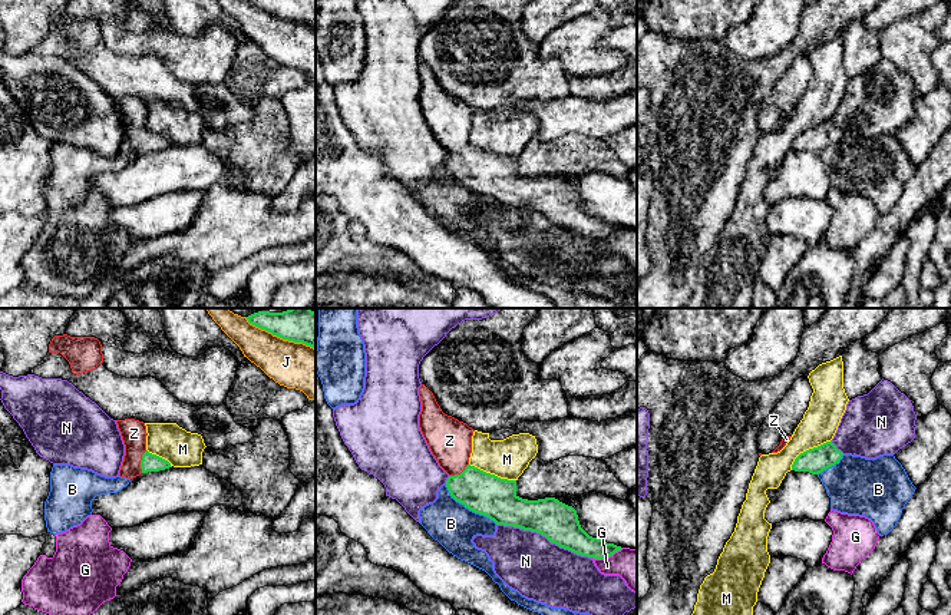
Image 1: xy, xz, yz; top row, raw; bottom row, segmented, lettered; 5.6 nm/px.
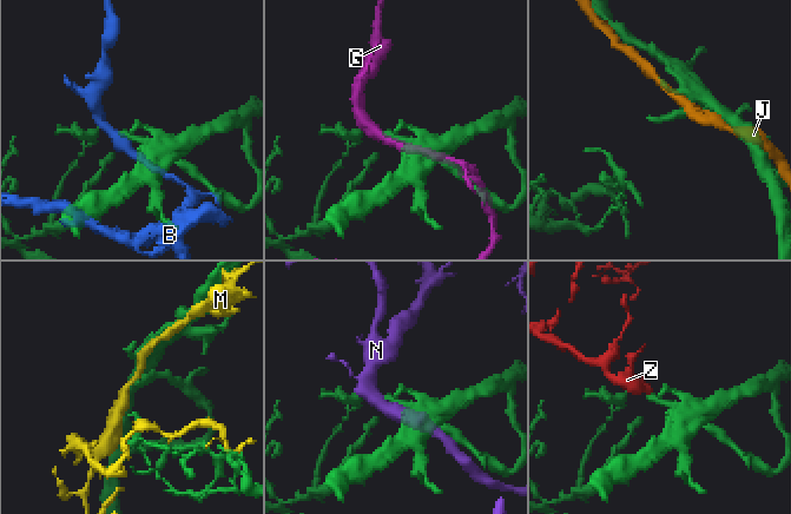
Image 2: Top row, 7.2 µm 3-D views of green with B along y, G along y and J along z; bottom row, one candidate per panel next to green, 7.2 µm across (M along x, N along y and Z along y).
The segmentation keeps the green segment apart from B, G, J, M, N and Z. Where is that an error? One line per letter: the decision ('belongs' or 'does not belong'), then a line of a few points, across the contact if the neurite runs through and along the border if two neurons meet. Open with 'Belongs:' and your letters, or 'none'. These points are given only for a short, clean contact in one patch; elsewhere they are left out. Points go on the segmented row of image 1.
Belongs: Z
B: does not belong
G: does not belong
J: does not belong
M: does not belong
N: does not belong
Z: belongs; line xy (149, 462), (141, 462), (135, 453), (134, 433)

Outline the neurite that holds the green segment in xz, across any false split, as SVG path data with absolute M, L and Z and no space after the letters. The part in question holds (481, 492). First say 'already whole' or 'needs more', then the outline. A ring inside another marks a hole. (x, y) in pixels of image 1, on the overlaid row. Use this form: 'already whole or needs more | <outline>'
needs more | M425 384L419 387L419 396L420 432L439 466L449 475L446 487L456 502L496 525L541 533L551 543L581 556L607 559L623 549L590 536L572 506L555 497L522 499L516 495L516 480L501 479L470 466L475 430L445 414Z

